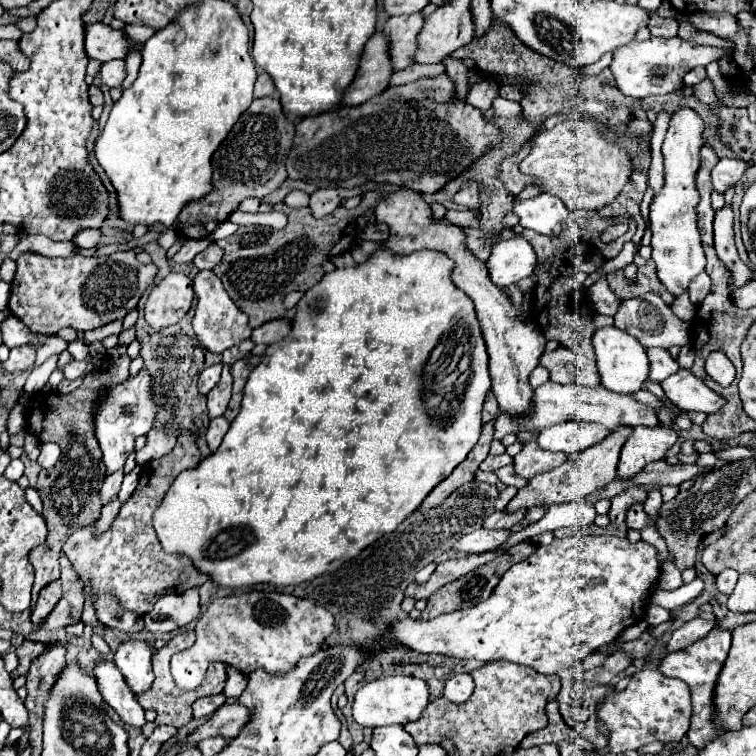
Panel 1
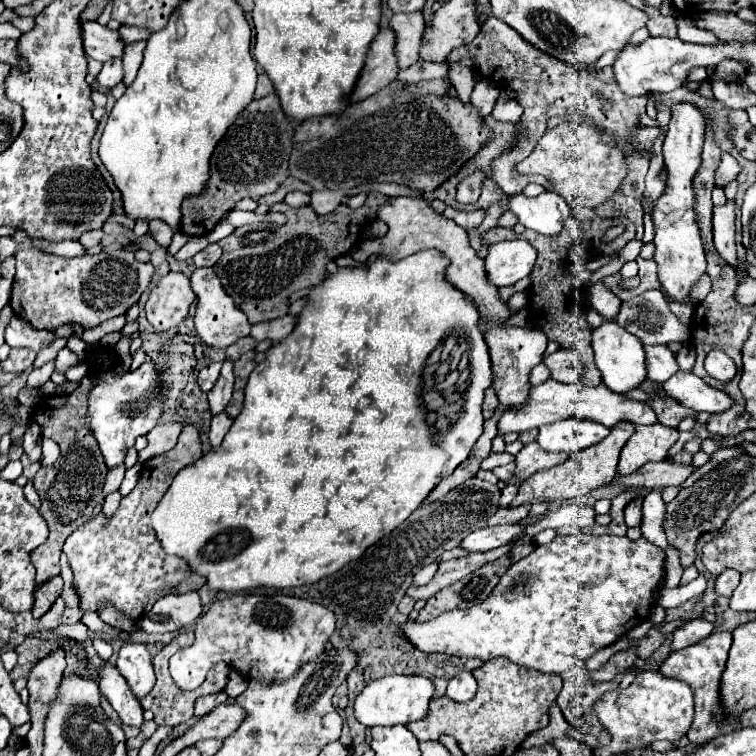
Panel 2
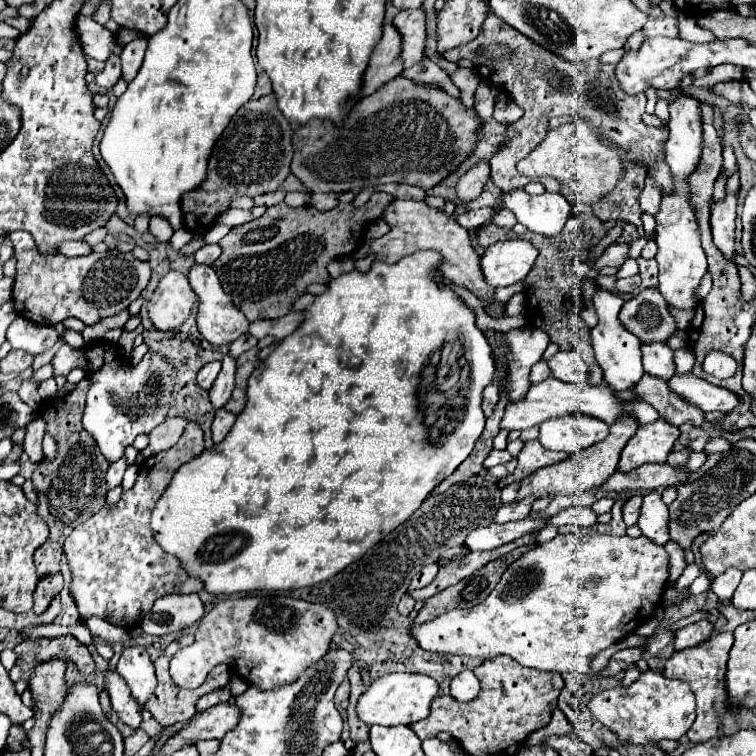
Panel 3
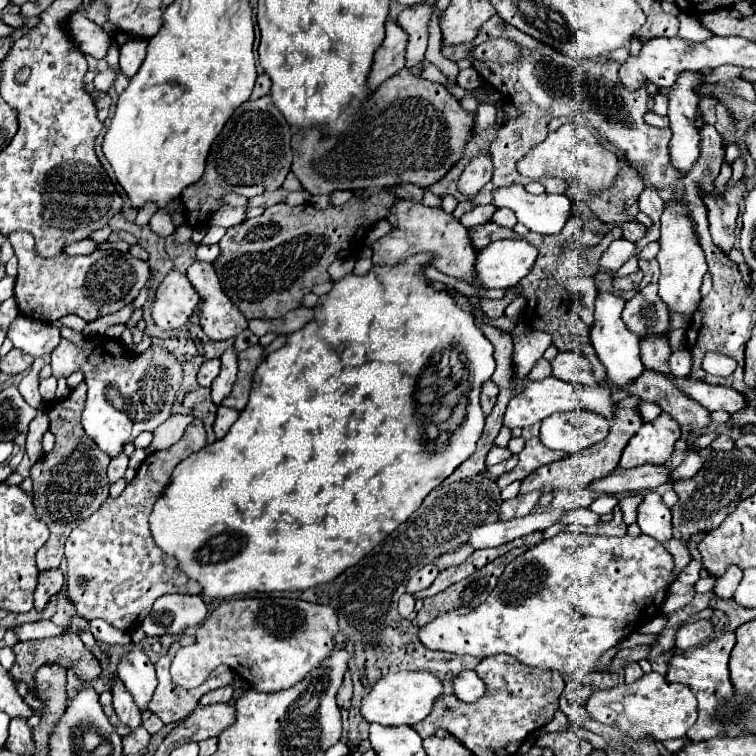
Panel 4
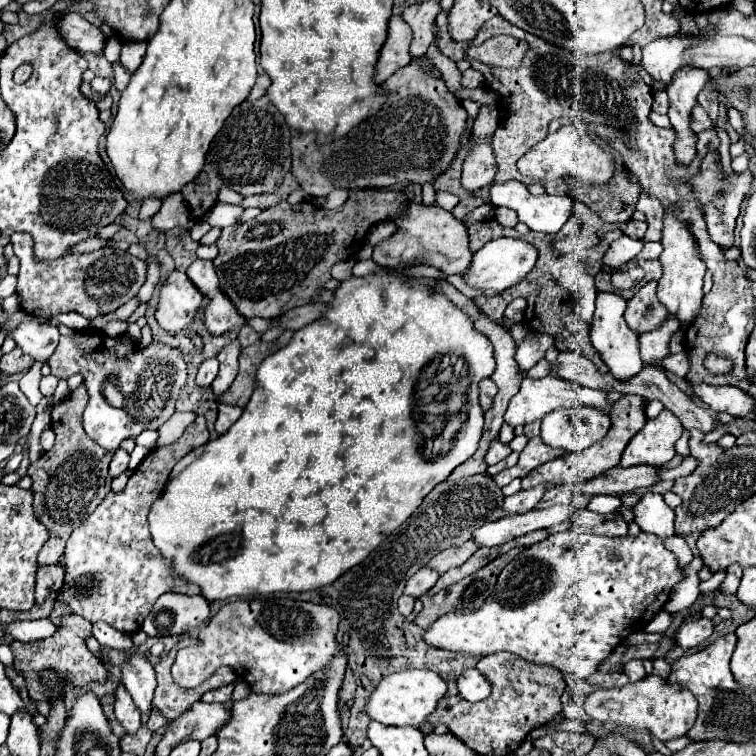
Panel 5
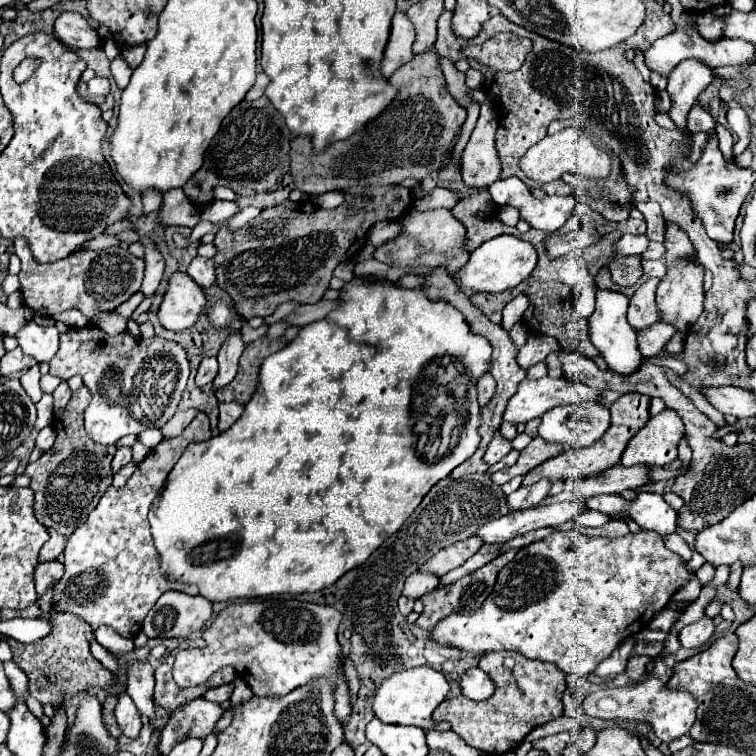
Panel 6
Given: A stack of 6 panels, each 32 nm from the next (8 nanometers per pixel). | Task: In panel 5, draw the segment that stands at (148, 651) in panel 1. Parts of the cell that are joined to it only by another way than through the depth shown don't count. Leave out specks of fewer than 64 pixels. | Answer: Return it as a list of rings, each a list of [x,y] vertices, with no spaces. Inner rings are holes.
[[[130,654],[128,660],[122,664],[122,682],[130,692],[134,704],[140,708],[142,714],[150,714],[150,702],[156,688],[154,666],[146,658],[146,654]]]

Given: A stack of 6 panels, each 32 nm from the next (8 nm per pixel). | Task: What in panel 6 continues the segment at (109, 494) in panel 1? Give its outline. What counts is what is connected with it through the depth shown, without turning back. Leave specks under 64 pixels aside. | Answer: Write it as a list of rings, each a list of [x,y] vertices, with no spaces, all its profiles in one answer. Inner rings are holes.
[[[118,448],[114,460],[112,460],[112,474],[116,474],[120,468],[124,468],[132,458],[132,450],[130,448]]]

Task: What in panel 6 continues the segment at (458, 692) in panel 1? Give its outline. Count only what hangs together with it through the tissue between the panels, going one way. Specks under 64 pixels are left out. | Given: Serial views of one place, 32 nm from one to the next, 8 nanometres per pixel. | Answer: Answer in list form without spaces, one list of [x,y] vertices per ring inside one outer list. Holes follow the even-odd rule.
[[[480,668],[466,670],[460,678],[460,688],[462,688],[462,696],[476,702],[492,696],[492,690],[494,690],[492,680]]]

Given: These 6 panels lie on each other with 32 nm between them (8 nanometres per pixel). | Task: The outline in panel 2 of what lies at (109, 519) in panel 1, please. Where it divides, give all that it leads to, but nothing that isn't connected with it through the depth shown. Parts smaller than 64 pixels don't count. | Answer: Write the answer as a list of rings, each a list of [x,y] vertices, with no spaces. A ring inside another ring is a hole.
[[[119,490],[113,492],[112,494],[109,494],[106,497],[103,504],[102,511],[107,518],[113,516],[113,514],[115,513],[115,511],[119,506],[120,500],[121,500],[121,495],[119,493]]]

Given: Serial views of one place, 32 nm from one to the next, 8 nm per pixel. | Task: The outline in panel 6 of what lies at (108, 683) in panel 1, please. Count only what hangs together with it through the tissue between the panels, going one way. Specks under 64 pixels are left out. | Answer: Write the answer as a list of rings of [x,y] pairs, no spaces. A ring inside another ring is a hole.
[[[120,692],[118,694],[118,704],[116,704],[116,720],[122,728],[122,734],[128,736],[128,738],[136,738],[140,728],[142,728],[142,722],[140,722],[140,712],[136,710],[132,698],[126,694],[126,692]]]

